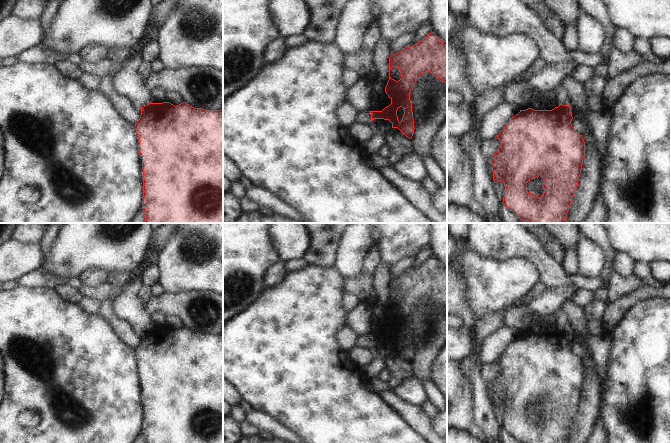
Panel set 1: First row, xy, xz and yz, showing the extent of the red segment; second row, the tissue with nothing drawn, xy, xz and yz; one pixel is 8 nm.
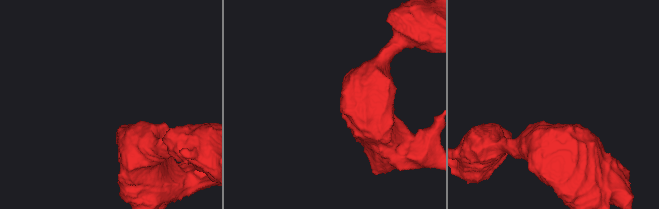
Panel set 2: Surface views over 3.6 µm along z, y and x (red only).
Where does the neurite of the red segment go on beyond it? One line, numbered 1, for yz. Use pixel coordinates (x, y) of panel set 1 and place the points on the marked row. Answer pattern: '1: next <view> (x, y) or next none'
1: next none

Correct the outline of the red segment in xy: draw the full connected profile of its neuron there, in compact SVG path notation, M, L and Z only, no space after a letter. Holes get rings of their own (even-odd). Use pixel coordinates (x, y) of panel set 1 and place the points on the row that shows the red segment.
M170 102L149 103L141 107L141 115L134 128L139 137L138 151L142 157L142 209L145 214L145 223L223 223L223 109L194 108L186 102L177 106Z

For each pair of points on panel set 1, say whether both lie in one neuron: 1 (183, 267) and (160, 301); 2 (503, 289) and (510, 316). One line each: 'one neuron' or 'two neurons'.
1: two neurons
2: two neurons

